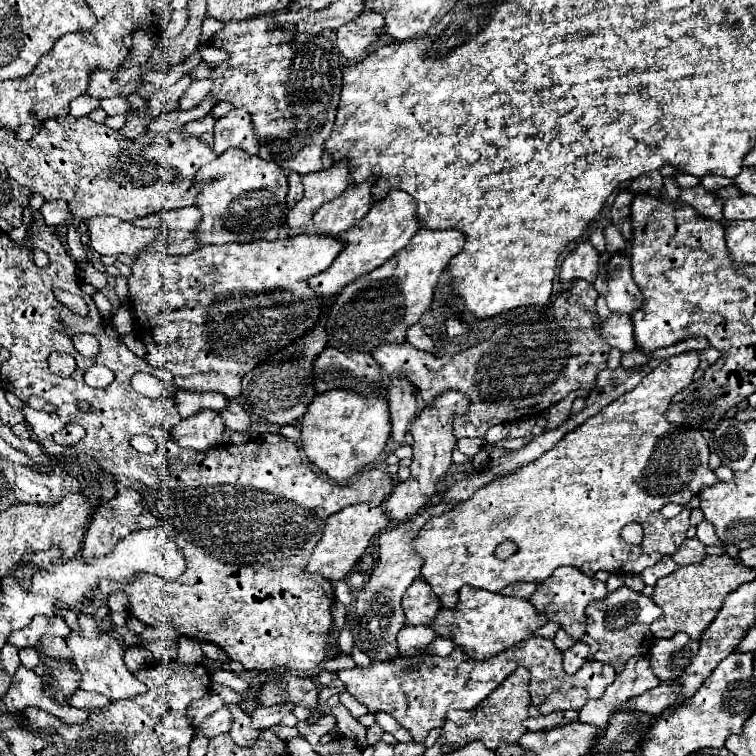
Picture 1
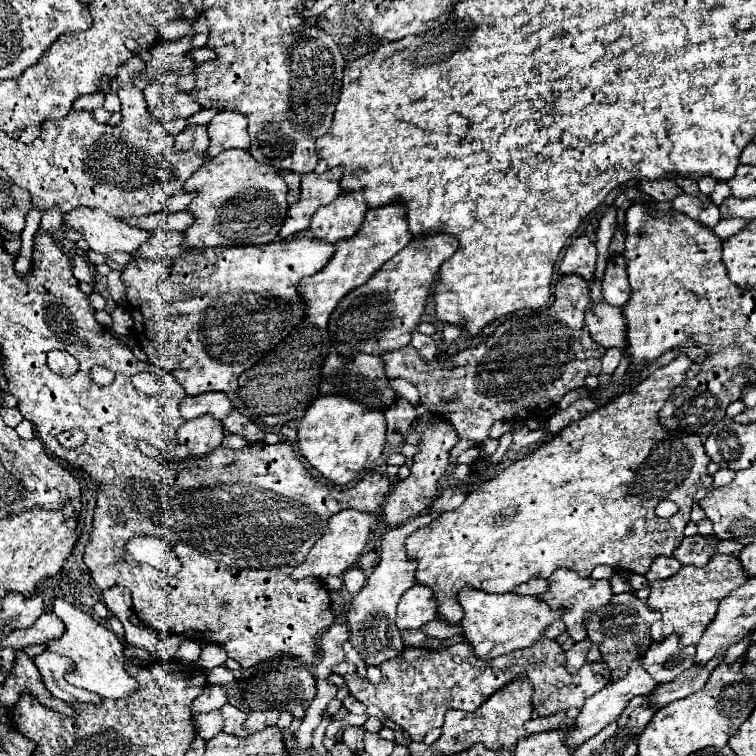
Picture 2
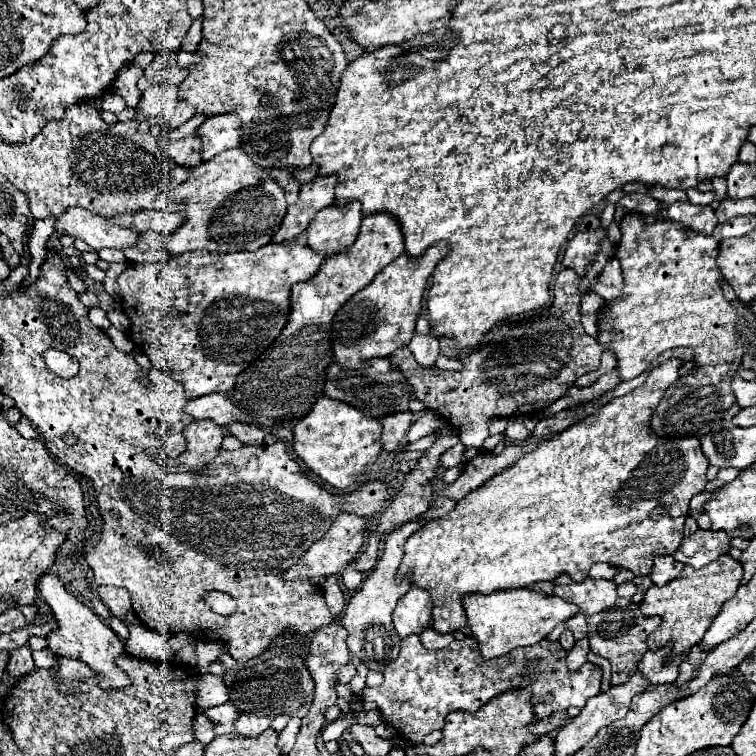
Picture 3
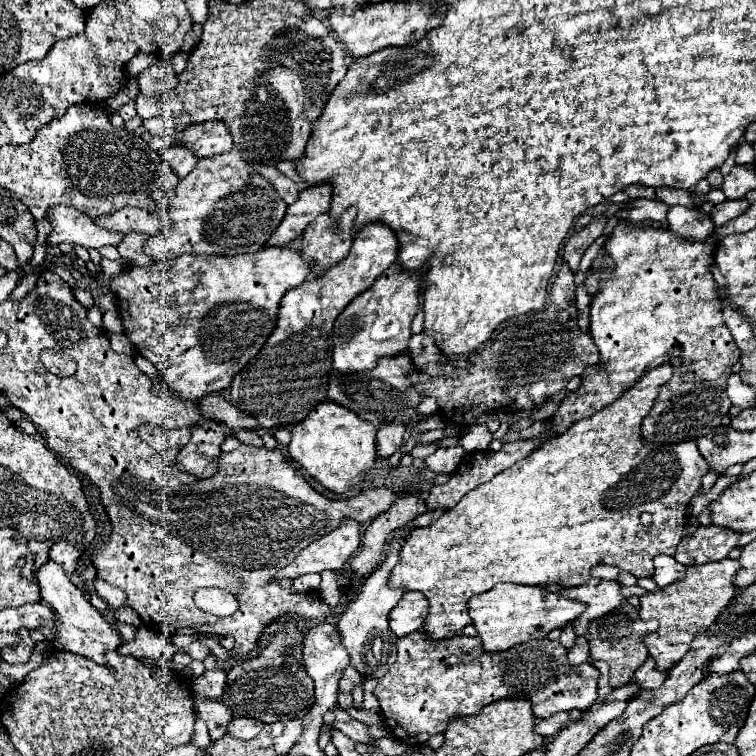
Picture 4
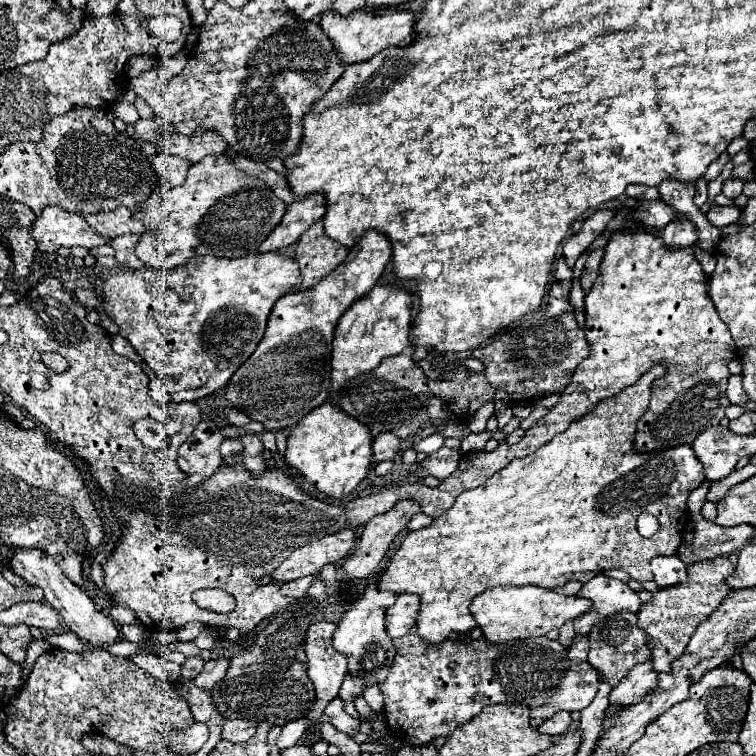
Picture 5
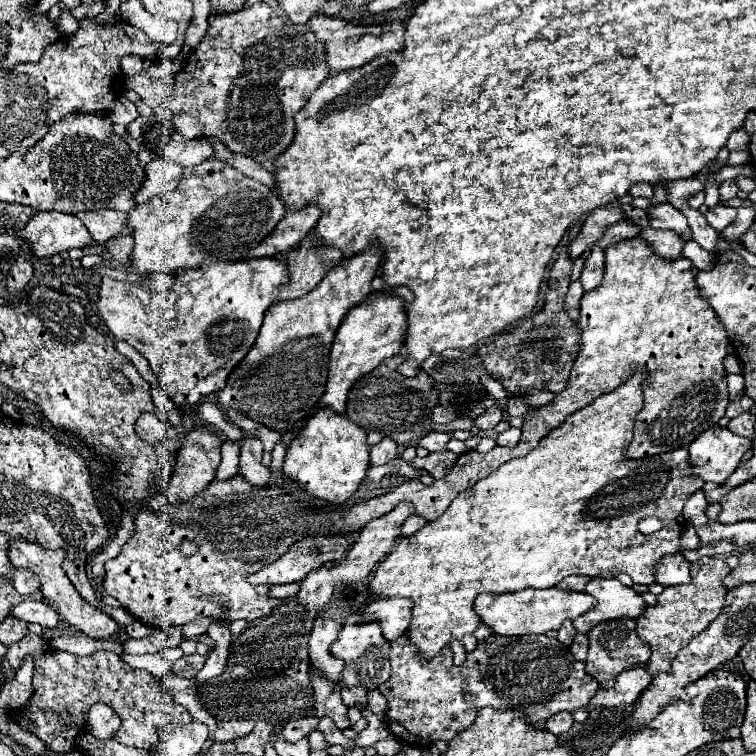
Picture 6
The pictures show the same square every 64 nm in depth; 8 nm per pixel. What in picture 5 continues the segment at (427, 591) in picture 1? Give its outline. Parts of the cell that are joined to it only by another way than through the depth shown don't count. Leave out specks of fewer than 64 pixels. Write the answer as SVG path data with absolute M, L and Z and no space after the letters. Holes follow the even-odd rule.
M400 594L396 604L386 610L386 630L392 638L400 638L416 626L420 612L420 596Z

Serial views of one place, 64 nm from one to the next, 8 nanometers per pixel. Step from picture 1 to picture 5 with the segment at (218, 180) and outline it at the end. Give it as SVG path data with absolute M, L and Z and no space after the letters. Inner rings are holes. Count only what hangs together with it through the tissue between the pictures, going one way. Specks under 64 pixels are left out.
M224 154L206 156L204 160L190 166L184 184L156 192L148 198L148 202L140 206L140 210L136 210L134 216L150 228L150 232L140 236L136 256L152 268L174 268L176 264L186 264L190 258L202 254L240 258L260 248L268 234L280 224L284 212L286 204L274 196L274 192L264 184L264 180L244 174Z

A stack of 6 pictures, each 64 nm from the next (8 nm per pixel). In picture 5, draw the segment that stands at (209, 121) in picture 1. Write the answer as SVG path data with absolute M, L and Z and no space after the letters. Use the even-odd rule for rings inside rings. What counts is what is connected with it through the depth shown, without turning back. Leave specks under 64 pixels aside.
M160 152L154 158L154 168L162 178L162 184L160 184L162 188L180 186L184 182L184 178L186 178L186 172L188 172L190 166L192 164L188 160L178 158L178 156L170 154L170 152Z

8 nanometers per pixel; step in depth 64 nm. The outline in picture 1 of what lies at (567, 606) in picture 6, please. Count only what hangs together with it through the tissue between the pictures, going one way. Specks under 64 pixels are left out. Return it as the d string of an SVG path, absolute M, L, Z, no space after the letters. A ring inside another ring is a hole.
M462 586L458 590L458 602L452 610L440 608L434 620L428 624L436 636L450 638L458 648L464 650L474 660L488 660L502 650L516 646L518 642L530 638L540 626L544 626L548 620L546 616L538 614L536 608L522 598L508 598L502 594L478 590L472 586Z

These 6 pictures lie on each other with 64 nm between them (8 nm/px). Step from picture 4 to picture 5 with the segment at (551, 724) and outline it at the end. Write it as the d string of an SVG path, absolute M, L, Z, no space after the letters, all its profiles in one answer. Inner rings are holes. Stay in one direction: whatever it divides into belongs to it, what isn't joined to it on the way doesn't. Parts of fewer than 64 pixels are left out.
M558 712L556 716L548 718L546 722L542 722L538 726L538 732L542 734L550 734L550 736L562 736L568 728L572 726L572 718L568 712Z

